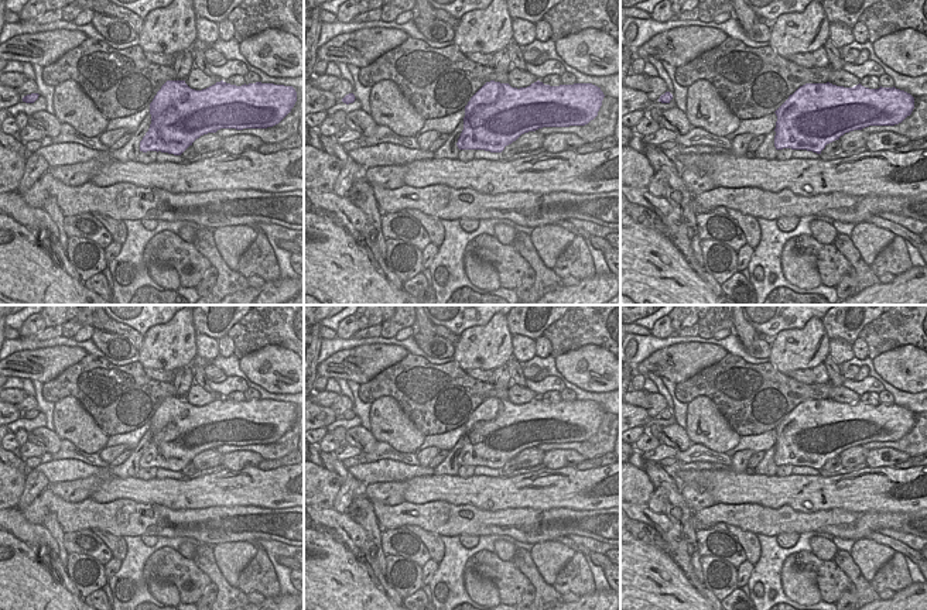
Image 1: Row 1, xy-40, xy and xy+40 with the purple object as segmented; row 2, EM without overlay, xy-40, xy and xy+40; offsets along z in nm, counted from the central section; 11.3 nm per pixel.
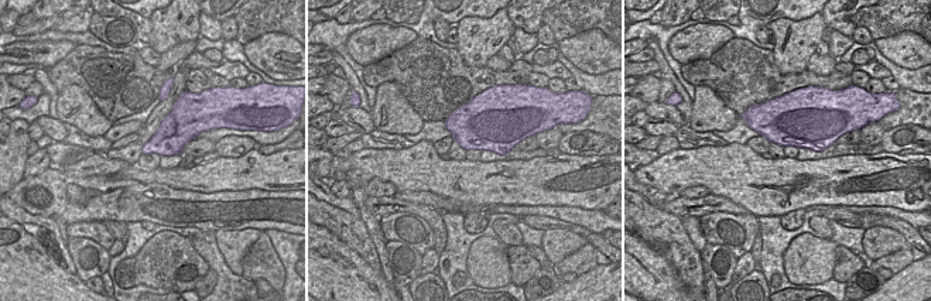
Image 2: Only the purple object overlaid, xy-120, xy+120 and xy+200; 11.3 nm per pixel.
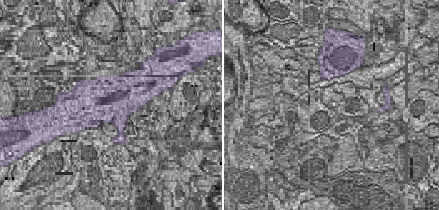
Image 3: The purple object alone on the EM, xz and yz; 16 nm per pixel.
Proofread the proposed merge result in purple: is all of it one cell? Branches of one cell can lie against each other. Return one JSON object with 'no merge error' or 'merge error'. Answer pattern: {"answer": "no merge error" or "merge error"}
{"answer": "no merge error"}

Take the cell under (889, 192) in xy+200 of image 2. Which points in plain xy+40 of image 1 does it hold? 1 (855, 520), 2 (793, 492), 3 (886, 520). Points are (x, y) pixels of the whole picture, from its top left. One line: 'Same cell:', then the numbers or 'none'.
Same cell: 2

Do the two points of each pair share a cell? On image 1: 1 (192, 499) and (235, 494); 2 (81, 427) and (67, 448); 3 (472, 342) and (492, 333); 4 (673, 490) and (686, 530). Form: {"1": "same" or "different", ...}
{"1": "same", "2": "different", "3": "same", "4": "same"}

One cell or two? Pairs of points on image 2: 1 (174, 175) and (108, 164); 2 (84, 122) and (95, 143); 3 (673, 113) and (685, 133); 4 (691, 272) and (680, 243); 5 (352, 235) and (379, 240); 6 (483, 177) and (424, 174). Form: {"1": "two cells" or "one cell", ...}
{"1": "two cells", "2": "two cells", "3": "two cells", "4": "one cell", "5": "two cells", "6": "one cell"}

